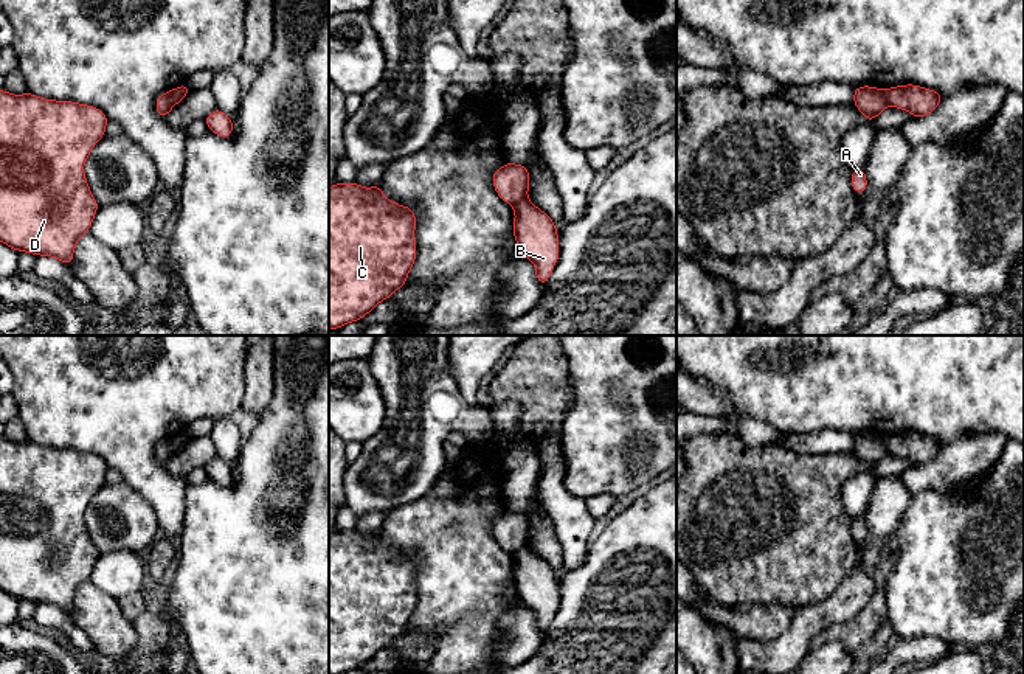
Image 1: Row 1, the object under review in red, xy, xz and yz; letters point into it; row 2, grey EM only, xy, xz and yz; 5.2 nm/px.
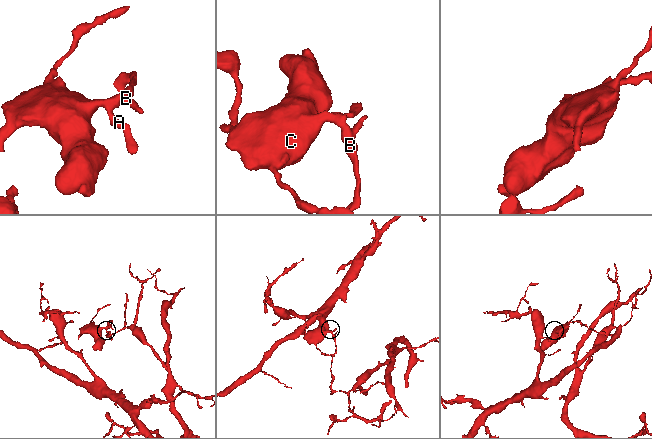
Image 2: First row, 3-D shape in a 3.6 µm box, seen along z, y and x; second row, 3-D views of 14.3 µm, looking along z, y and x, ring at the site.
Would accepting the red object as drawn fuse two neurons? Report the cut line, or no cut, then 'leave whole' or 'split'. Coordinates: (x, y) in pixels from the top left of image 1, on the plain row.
xz (526, 544), (512, 555) | split

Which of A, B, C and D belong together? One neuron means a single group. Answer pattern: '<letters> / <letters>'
A C D / B

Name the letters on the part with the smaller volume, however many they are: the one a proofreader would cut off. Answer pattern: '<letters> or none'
A, C, D

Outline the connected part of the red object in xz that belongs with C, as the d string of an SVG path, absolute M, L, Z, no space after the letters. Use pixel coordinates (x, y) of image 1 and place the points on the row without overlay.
M355 528L329 536L329 674L344 674L368 663L406 632L416 609L416 562L394 551L380 531L363 536Z

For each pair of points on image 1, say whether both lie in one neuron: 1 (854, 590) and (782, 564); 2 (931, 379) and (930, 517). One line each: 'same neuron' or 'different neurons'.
1: different neurons
2: different neurons

